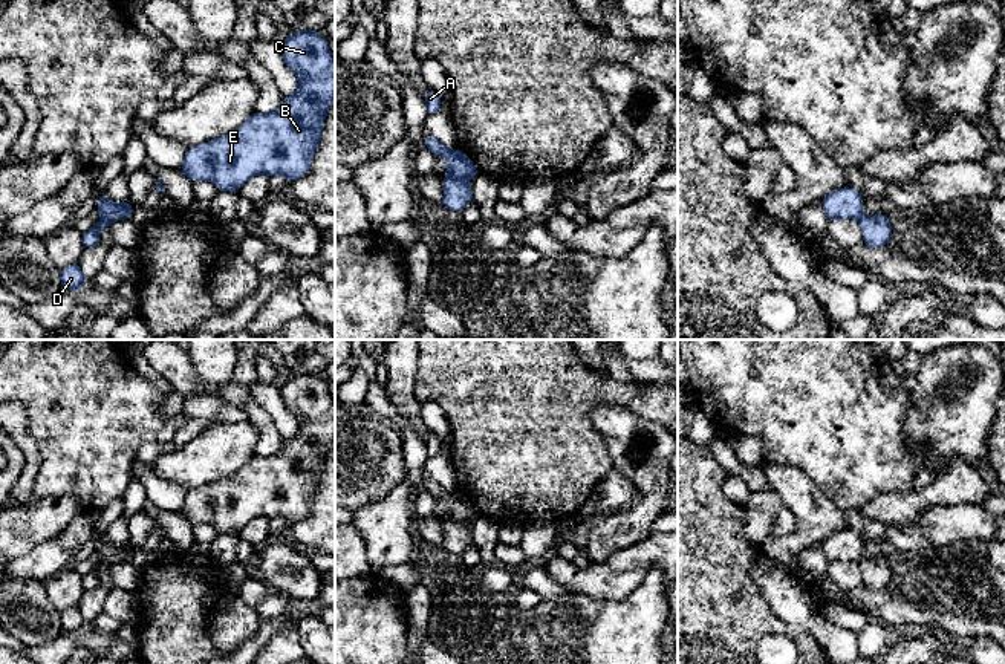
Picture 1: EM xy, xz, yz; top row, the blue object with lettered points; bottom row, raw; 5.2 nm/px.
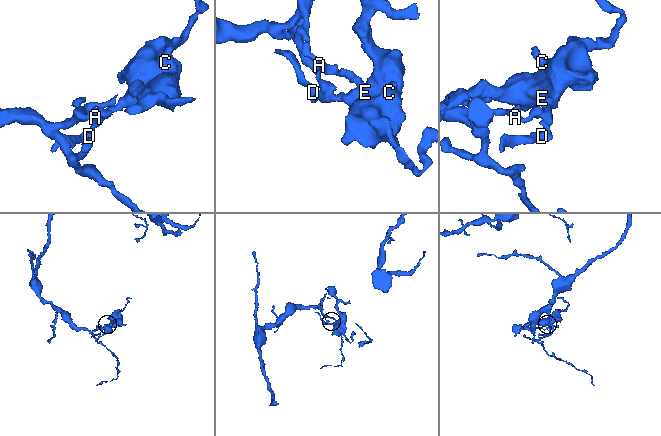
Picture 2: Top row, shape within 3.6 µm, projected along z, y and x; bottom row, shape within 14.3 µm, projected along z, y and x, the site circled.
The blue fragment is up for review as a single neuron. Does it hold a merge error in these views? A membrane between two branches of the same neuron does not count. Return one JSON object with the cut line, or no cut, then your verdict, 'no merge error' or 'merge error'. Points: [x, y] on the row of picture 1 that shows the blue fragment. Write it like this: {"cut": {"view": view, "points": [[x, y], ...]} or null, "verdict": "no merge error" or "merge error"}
{"cut": {"view": "xz", "points": [[444, 178], [458, 181]]}, "verdict": "merge error"}

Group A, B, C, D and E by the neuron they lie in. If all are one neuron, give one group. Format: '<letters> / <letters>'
A / B C D E

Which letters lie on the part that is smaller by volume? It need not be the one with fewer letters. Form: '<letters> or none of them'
B, C, D, E

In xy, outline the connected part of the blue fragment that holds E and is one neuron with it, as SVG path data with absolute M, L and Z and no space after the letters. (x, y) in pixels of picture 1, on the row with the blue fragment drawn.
M317 31L292 32L280 44L285 64L297 73L298 89L269 113L254 112L239 129L190 147L179 168L191 182L211 181L219 191L239 191L255 174L280 174L289 182L306 176L321 142L326 113L335 101L335 58Z

